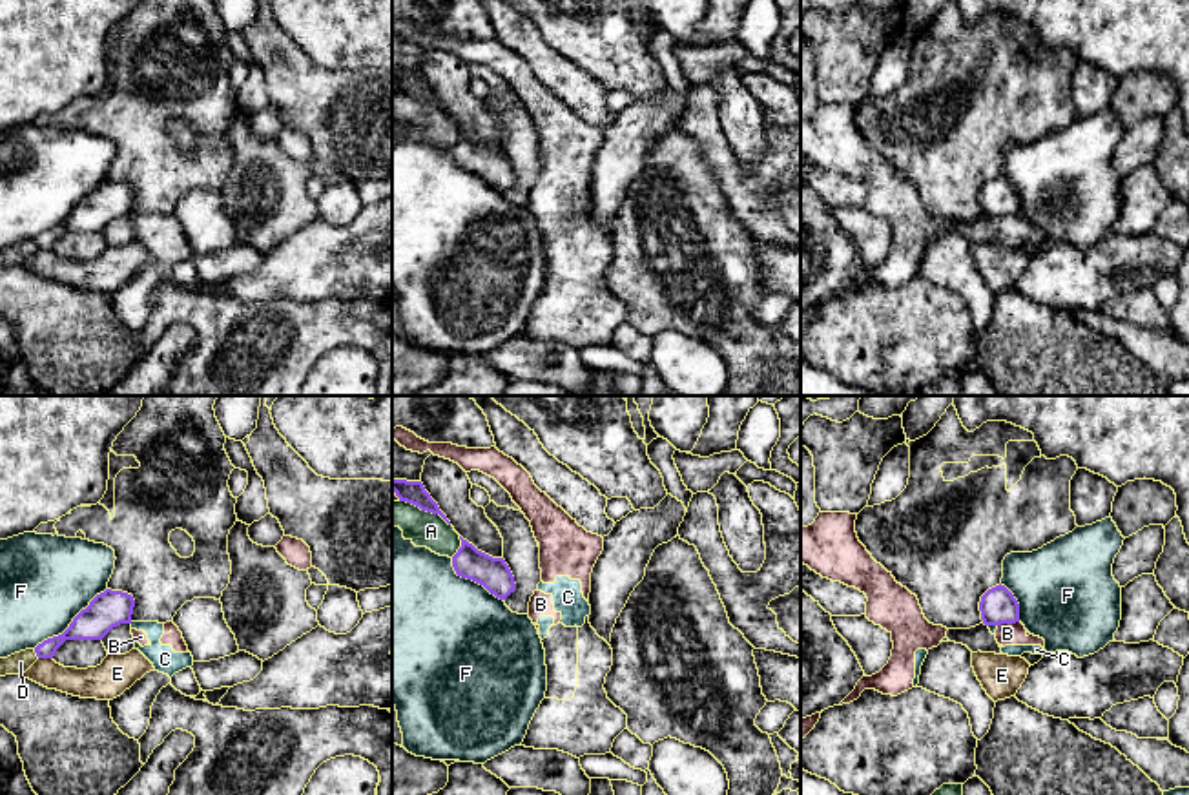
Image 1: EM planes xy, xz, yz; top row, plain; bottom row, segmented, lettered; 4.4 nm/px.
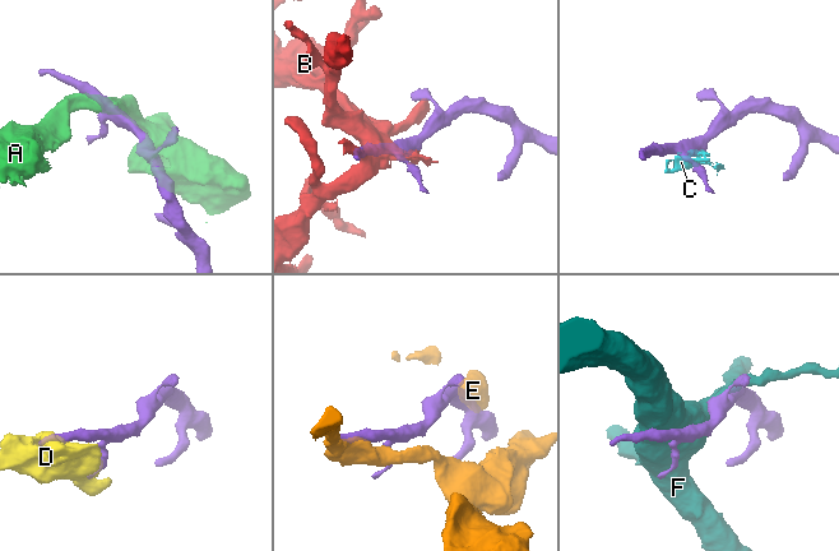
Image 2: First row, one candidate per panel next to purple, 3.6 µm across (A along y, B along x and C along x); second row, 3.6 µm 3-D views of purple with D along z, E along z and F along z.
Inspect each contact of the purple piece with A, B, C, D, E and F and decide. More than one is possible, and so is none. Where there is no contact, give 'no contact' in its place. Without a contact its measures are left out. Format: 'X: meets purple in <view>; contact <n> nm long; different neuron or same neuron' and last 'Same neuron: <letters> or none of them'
A: meets purple in xz; contact 260 nm long; different neuron
B: meets purple in yz; contact 100 nm long; different neuron
C: meets purple in yz; contact 40 nm long; different neuron
D: meets purple in xy; contact 50 nm long; different neuron
E: meets purple in xy; contact 60 nm long; different neuron
F: meets purple in xy; contact 420 nm long; different neuron
Same neuron: none of them

